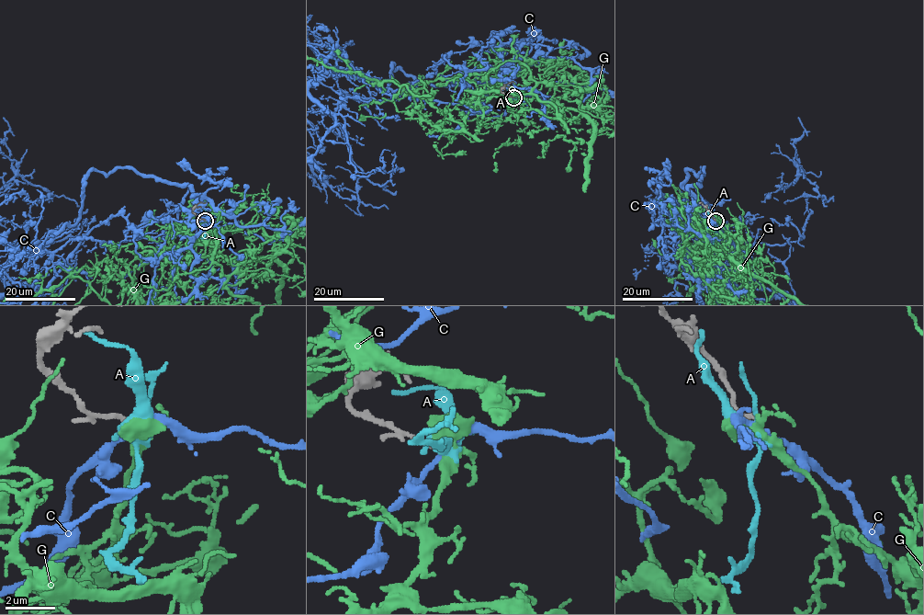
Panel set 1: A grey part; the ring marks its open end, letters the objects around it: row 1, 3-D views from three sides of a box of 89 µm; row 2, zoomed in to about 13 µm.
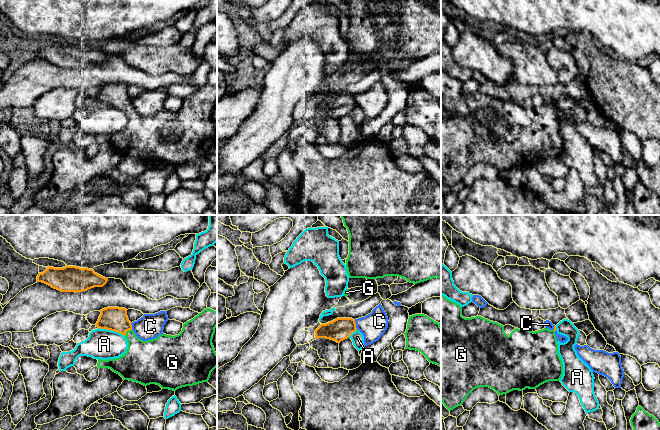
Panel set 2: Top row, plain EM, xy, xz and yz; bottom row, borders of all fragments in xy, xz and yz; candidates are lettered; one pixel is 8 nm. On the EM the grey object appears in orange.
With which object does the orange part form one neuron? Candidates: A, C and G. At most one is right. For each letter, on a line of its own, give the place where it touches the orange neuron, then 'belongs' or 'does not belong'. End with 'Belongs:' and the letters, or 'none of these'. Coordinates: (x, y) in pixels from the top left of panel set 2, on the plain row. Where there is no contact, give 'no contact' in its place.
A: contact xy (111, 106); does not belong
C: contact xz (355, 101); does not belong
G: contact xy (127, 106); belongs
Belongs: G

